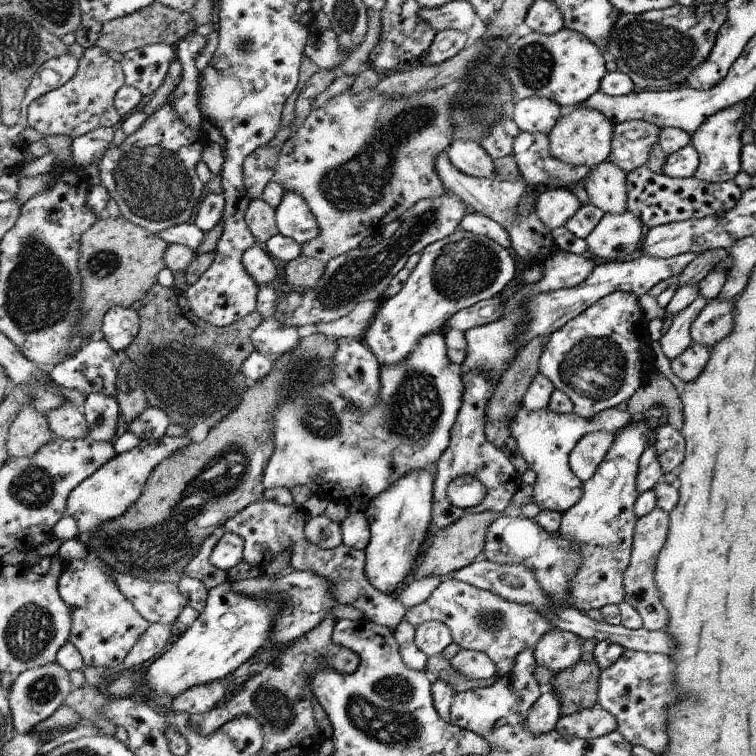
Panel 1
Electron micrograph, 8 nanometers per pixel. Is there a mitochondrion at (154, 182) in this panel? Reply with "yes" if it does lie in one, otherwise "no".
yes

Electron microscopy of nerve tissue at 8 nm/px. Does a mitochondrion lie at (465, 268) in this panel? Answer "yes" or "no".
yes

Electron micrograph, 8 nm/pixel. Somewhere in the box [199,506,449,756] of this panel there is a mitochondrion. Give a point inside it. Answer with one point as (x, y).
(382, 713)

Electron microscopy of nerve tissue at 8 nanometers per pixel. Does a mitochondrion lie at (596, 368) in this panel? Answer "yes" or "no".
yes

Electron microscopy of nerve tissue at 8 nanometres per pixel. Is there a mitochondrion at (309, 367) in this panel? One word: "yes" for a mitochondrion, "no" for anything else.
yes

